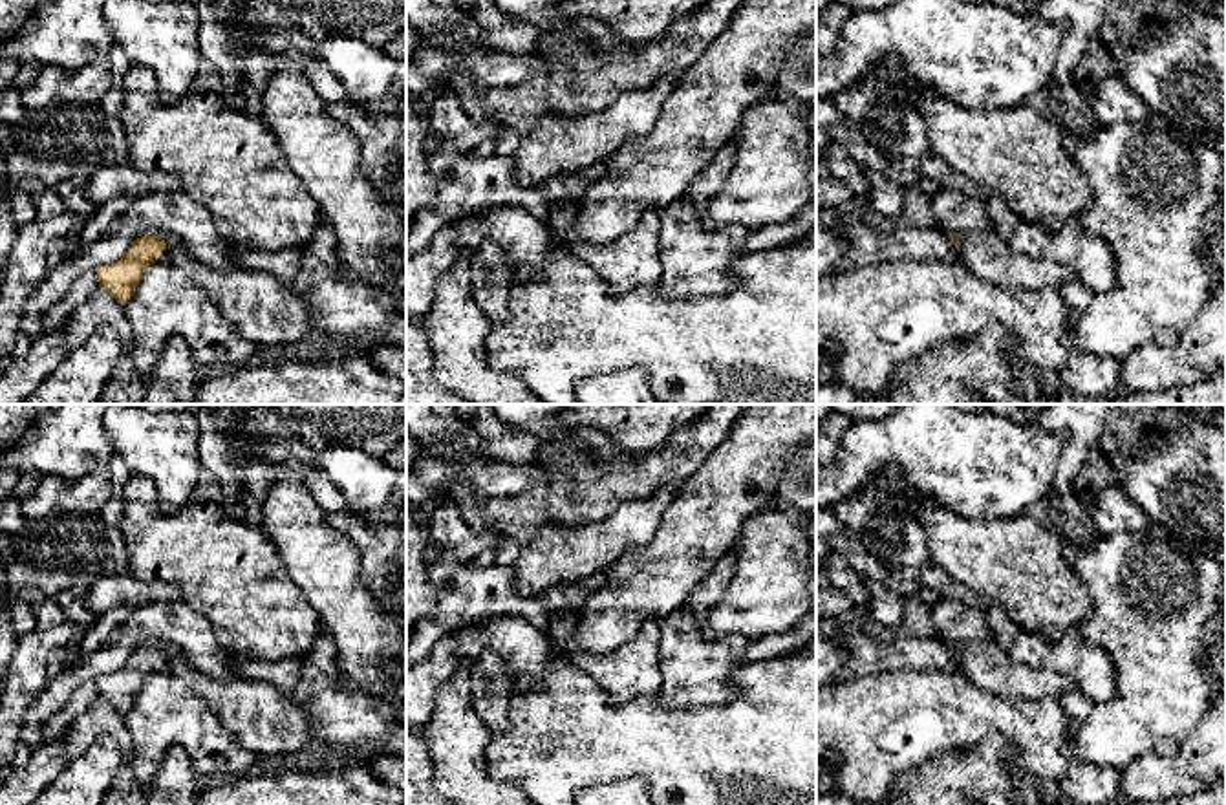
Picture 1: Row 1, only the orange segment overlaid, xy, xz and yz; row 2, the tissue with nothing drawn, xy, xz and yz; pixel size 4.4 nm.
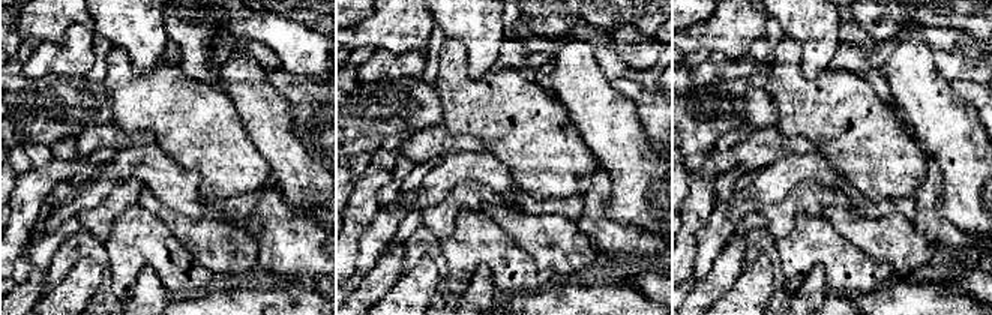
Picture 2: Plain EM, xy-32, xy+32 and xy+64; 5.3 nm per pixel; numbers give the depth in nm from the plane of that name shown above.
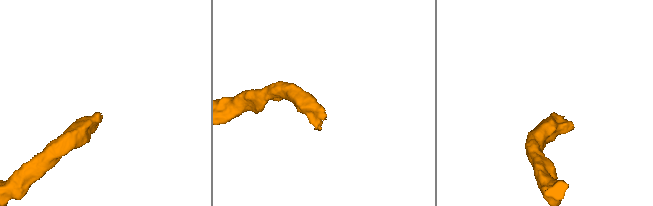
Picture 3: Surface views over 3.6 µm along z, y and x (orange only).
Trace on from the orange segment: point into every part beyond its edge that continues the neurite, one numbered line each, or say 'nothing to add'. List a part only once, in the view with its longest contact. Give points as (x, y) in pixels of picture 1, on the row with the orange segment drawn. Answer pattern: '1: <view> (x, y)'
1: xy (172, 244)

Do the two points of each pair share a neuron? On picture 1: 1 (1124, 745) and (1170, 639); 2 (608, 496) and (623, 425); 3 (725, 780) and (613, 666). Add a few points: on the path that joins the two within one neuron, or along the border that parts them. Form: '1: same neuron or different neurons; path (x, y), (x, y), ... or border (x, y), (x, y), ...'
1: same neuron; path (1139, 719), (1161, 697), (1161, 665)
2: different neurons; border (663, 440), (654, 447), (623, 454)
3: different neurons; border (599, 685), (610, 703), (656, 696)

